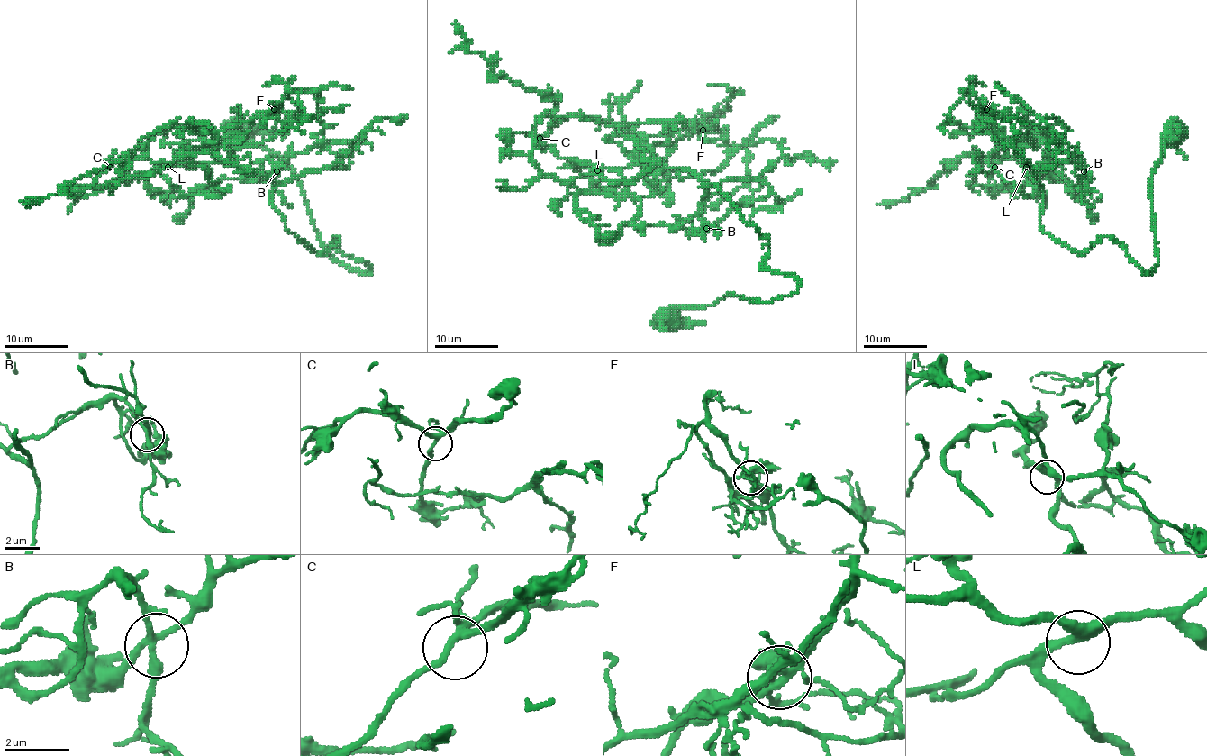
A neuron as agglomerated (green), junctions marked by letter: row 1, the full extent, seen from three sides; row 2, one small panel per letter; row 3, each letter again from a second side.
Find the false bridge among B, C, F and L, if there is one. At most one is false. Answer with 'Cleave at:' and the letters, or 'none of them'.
Cleave at: F

